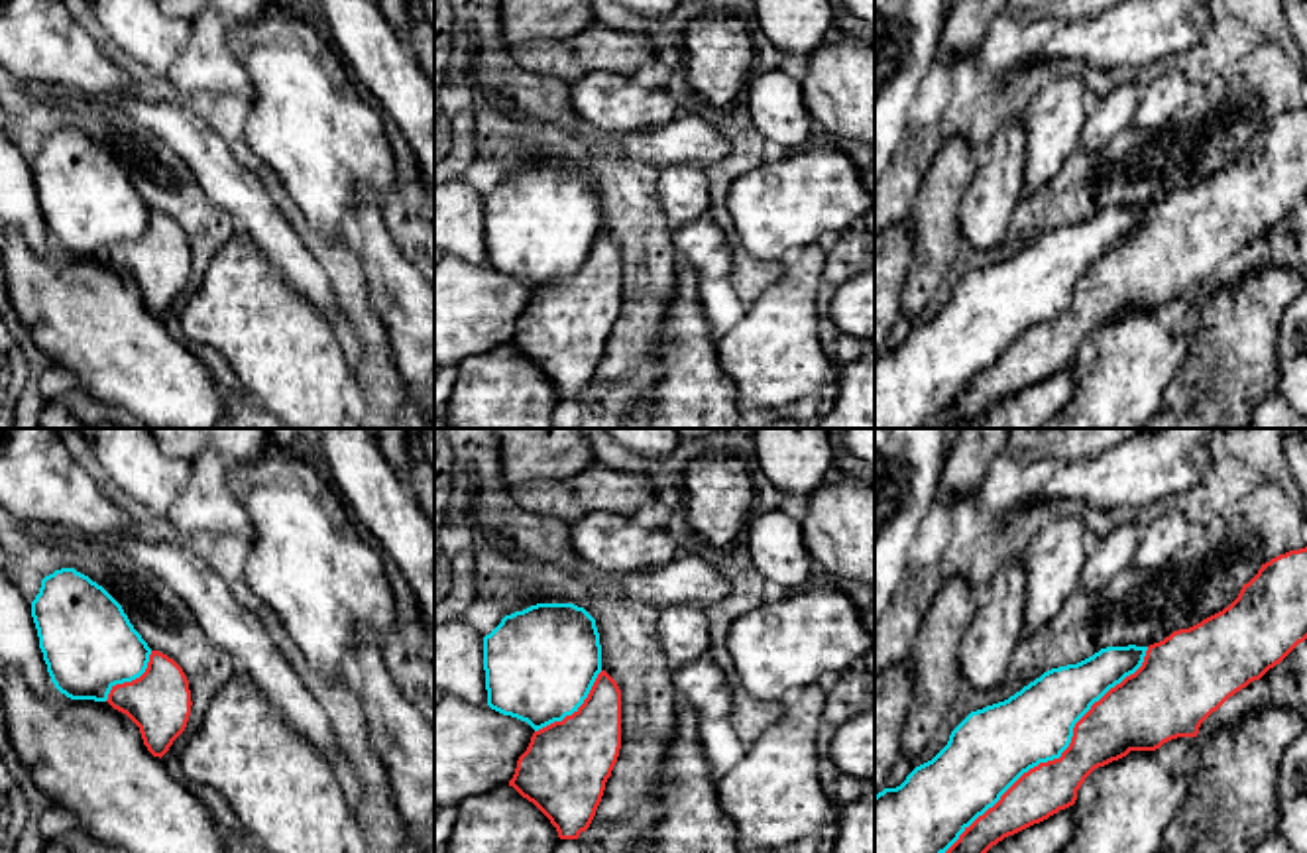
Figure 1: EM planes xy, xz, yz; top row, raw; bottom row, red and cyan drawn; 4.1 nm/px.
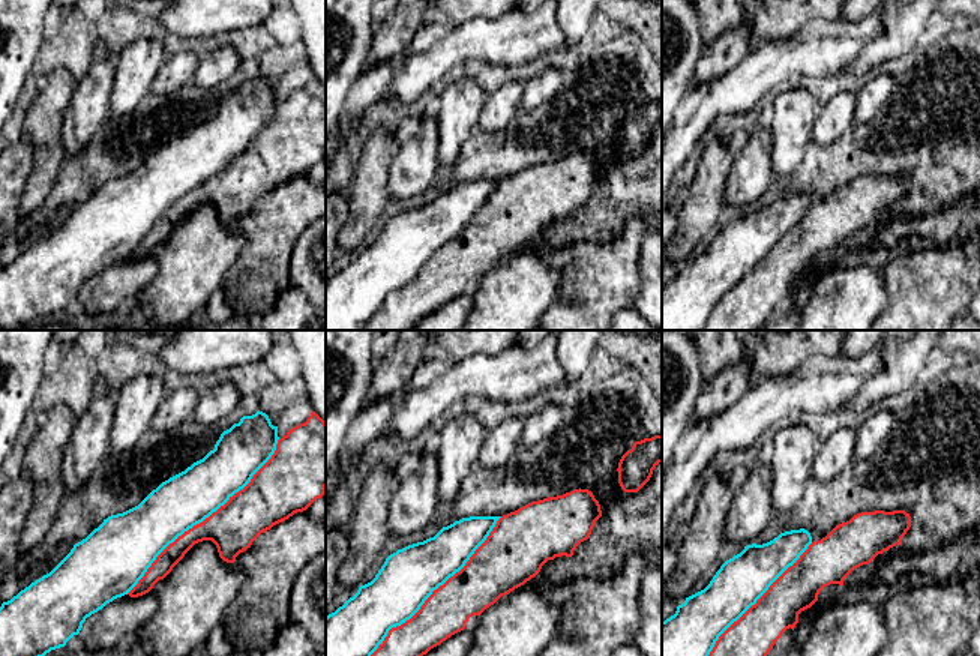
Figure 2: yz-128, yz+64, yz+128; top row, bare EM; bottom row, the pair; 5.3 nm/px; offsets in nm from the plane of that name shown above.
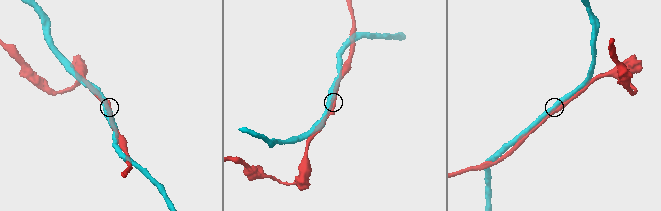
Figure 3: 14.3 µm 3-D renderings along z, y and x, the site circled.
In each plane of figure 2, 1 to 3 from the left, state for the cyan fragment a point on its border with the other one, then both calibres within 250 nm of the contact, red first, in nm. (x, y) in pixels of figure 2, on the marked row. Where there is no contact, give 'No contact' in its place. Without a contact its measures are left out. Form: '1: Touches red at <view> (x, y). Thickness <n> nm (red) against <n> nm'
1: Touches red at yz-128 (206, 518). Thickness 260 nm (red) against 280 nm
2: Touches red at yz+64 (438, 587). Thickness 260 nm (red) against 300 nm
3: Touches red at yz+128 (758, 599). Thickness 240 nm (red) against 260 nm

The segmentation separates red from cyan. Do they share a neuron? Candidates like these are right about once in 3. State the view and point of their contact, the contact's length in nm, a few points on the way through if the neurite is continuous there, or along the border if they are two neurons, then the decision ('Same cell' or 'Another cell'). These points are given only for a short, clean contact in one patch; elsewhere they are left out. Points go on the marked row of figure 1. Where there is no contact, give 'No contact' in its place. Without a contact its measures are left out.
Touches red at yz (1062, 755). Shared border 1200 nm. Another cell

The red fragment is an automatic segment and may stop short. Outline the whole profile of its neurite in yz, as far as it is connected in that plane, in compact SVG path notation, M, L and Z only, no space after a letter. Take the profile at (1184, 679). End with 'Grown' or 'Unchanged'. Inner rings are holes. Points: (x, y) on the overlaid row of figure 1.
M1307 546L1289 550L1262 564L1258 574L1242 586L1238 597L1222 611L1201 623L1173 631L1160 643L1148 647L1142 666L1110 688L1075 723L1069 747L1059 759L1040 763L1024 772L1002 796L979 816L945 853L987 853L993 845L1034 824L1048 820L1075 804L1077 790L1099 767L1126 757L1130 751L1156 751L1177 737L1197 737L1201 723L1217 711L1230 696L1260 680L1279 664L1299 643L1307 639Z. Unchanged

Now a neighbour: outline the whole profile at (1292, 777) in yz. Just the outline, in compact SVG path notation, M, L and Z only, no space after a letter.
M1307 727L1281 757L1278 802L1278 829L1254 853L1307 853Z

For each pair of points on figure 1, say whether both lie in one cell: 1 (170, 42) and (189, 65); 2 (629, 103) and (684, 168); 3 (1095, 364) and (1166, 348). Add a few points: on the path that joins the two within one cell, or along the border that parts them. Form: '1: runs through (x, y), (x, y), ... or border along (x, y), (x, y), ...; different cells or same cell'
1: border along (191, 22), (187, 46), (166, 75); different cells
2: runs through (645, 118), (679, 152); same cell
3: runs through (1113, 364), (1127, 364), (1136, 356), (1148, 354); same cell

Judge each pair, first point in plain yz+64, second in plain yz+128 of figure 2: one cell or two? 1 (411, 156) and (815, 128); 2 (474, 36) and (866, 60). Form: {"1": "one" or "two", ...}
{"1": "one", "2": "two"}

